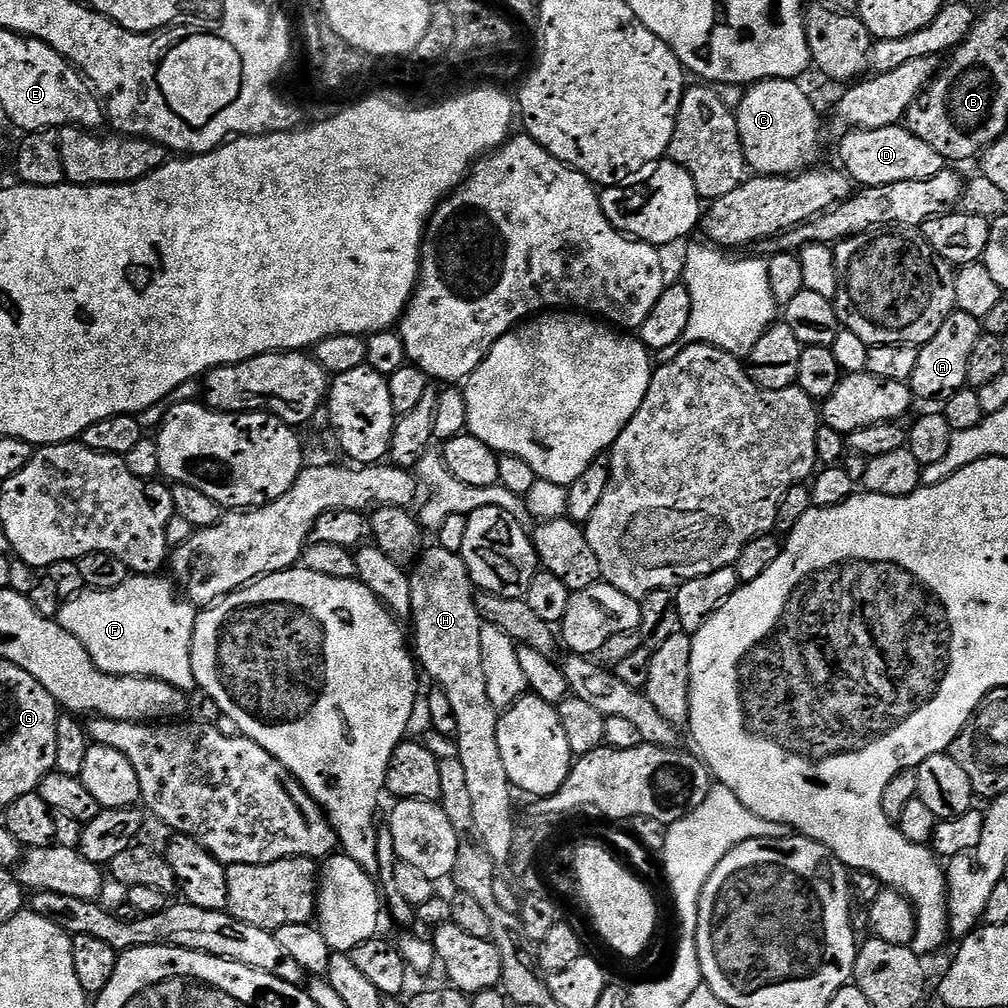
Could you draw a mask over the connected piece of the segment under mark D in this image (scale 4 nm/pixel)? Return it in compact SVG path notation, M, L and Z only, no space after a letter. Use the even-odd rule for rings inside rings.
M891 124L885 128L854 128L845 133L840 140L839 163L843 171L847 172L860 188L890 186L894 182L922 182L926 178L934 178L934 174L945 171L946 161L942 158L942 154L938 154L934 146L922 142L922 138L918 138L906 126Z

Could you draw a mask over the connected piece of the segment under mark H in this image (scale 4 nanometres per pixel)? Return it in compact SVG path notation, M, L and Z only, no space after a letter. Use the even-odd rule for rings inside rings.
M434 546L432 548L427 547L418 558L418 561L413 565L409 576L411 578L410 586L410 596L411 596L411 619L414 622L414 638L412 637L412 642L414 645L414 654L421 666L421 669L434 680L432 681L437 687L441 688L444 694L448 697L450 701L450 706L454 709L454 716L457 719L458 730L455 734L455 740L459 746L459 754L457 760L462 762L462 766L465 767L465 777L466 783L469 789L470 802L473 804L473 816L474 824L476 828L477 837L480 843L483 845L487 853L490 854L492 863L497 866L506 866L511 863L512 850L513 850L513 838L516 836L517 825L514 822L514 816L512 814L512 800L510 794L512 794L512 787L509 782L509 776L506 774L506 766L503 765L502 754L498 751L498 736L497 736L497 722L499 720L500 714L497 708L490 702L490 696L486 689L486 674L482 665L482 648L481 648L481 630L483 628L483 620L480 619L478 614L476 600L474 595L474 585L470 579L470 574L467 570L467 566L461 555L457 551L450 551L446 548L440 546Z

